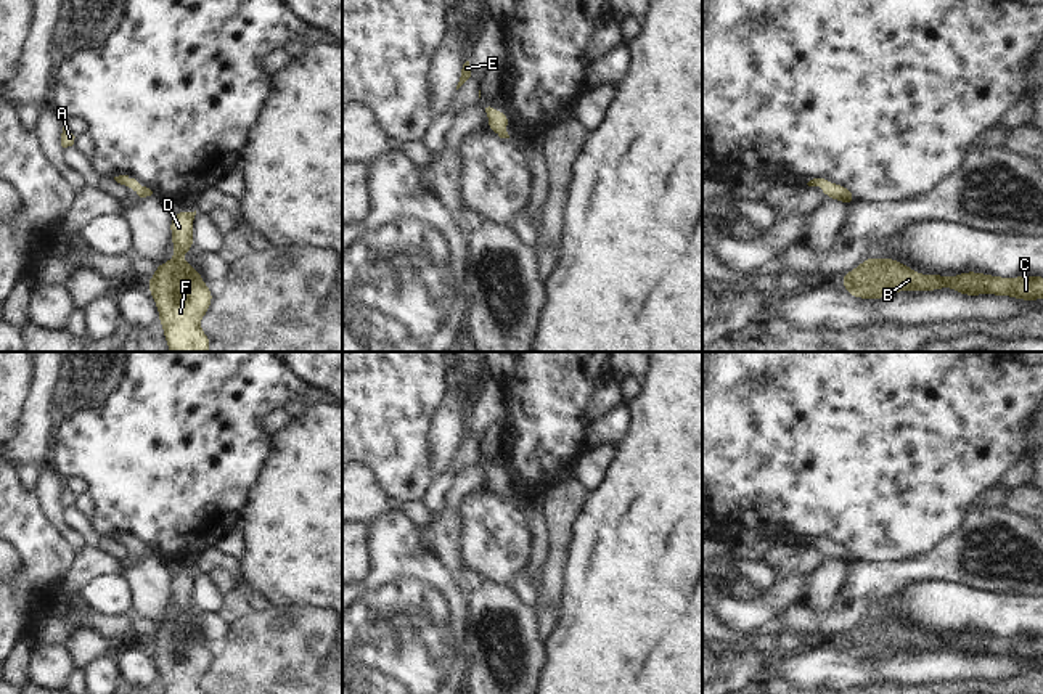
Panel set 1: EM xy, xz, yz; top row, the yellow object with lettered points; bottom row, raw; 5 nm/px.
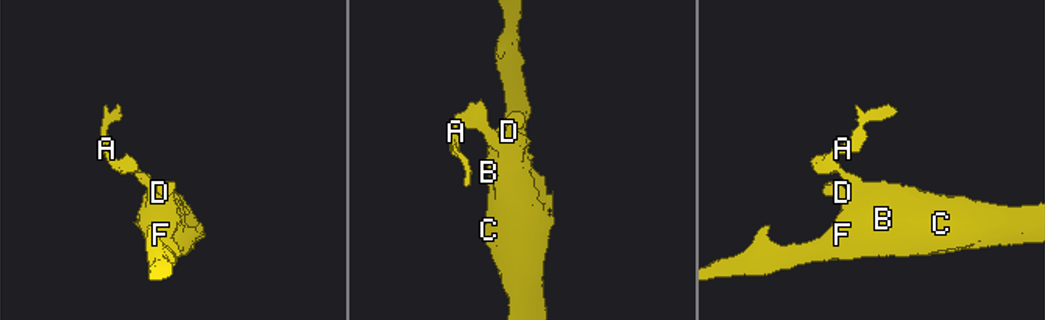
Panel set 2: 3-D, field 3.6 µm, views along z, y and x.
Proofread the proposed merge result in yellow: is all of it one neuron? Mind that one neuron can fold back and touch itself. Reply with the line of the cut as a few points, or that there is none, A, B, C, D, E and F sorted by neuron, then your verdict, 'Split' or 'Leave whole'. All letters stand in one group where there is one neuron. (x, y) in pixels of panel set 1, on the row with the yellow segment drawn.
No split. Groups: A B C D E F. Leave whole

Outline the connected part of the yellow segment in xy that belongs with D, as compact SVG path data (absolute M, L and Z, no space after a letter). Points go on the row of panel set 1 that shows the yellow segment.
M196 210L172 214L170 233L175 254L170 262L156 263L156 273L146 281L164 326L170 352L207 352L212 341L199 328L212 304L212 292L196 267L185 263L183 254L194 249L193 220Z

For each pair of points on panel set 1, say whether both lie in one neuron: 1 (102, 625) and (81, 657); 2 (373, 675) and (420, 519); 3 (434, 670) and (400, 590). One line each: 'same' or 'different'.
1: different
2: different
3: same

